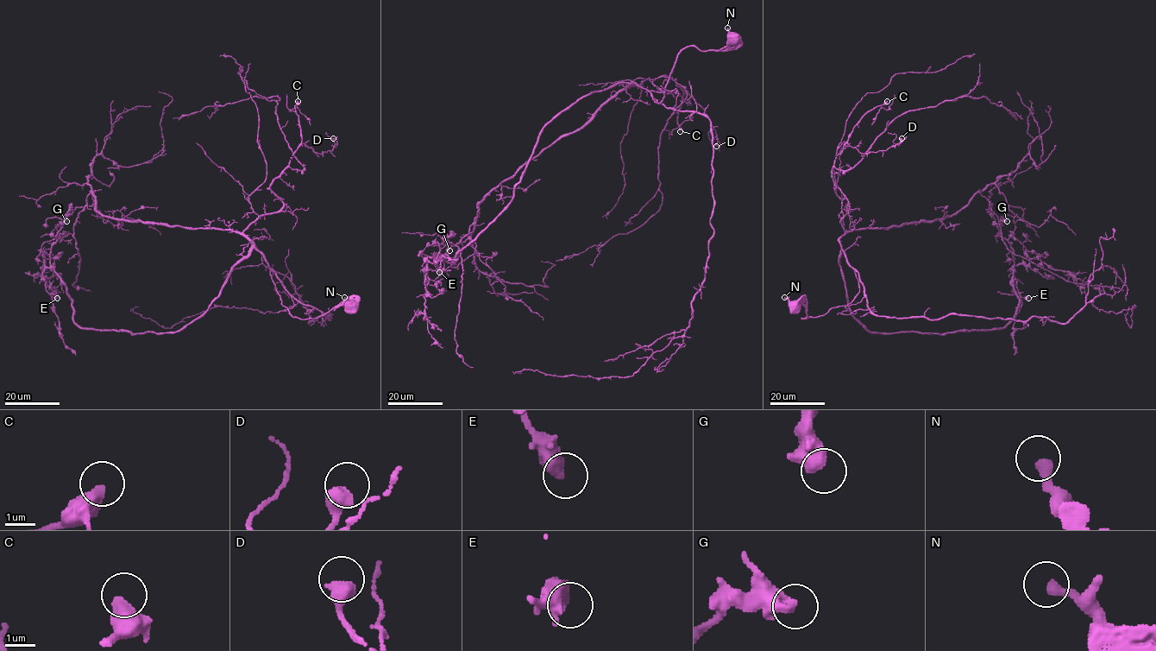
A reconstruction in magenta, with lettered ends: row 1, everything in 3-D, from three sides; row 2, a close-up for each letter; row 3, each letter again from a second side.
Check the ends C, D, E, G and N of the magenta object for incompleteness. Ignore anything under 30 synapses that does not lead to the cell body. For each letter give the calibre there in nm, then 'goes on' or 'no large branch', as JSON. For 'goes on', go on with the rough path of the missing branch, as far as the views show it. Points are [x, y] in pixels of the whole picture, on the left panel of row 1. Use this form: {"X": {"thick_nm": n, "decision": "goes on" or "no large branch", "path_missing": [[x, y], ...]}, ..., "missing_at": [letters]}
{"C": {"thick_nm": 480, "decision": "goes on", "path_missing": [[298, 101], [295, 91], [267, 91], [254, 82], [261, 81]]}, "D": {"thick_nm": 550, "decision": "no large branch"}, "E": {"thick_nm": 600, "decision": "no large branch"}, "G": {"thick_nm": 600, "decision": "no large branch"}, "N": {"thick_nm": 360, "decision": "no large branch"}, "missing_at": ["C"]}

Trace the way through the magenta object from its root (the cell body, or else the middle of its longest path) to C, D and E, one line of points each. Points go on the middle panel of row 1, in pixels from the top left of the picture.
C: (733, 38), (686, 47), (659, 103), (625, 89), (665, 91), (652, 81), (673, 78), (680, 131)
D: (733, 38), (686, 47), (659, 103), (625, 89), (665, 91), (652, 81), (670, 77), (716, 146)
E: (733, 38), (686, 47), (659, 103), (618, 83), (560, 112), (507, 206), (454, 262), (425, 257), (439, 272)

